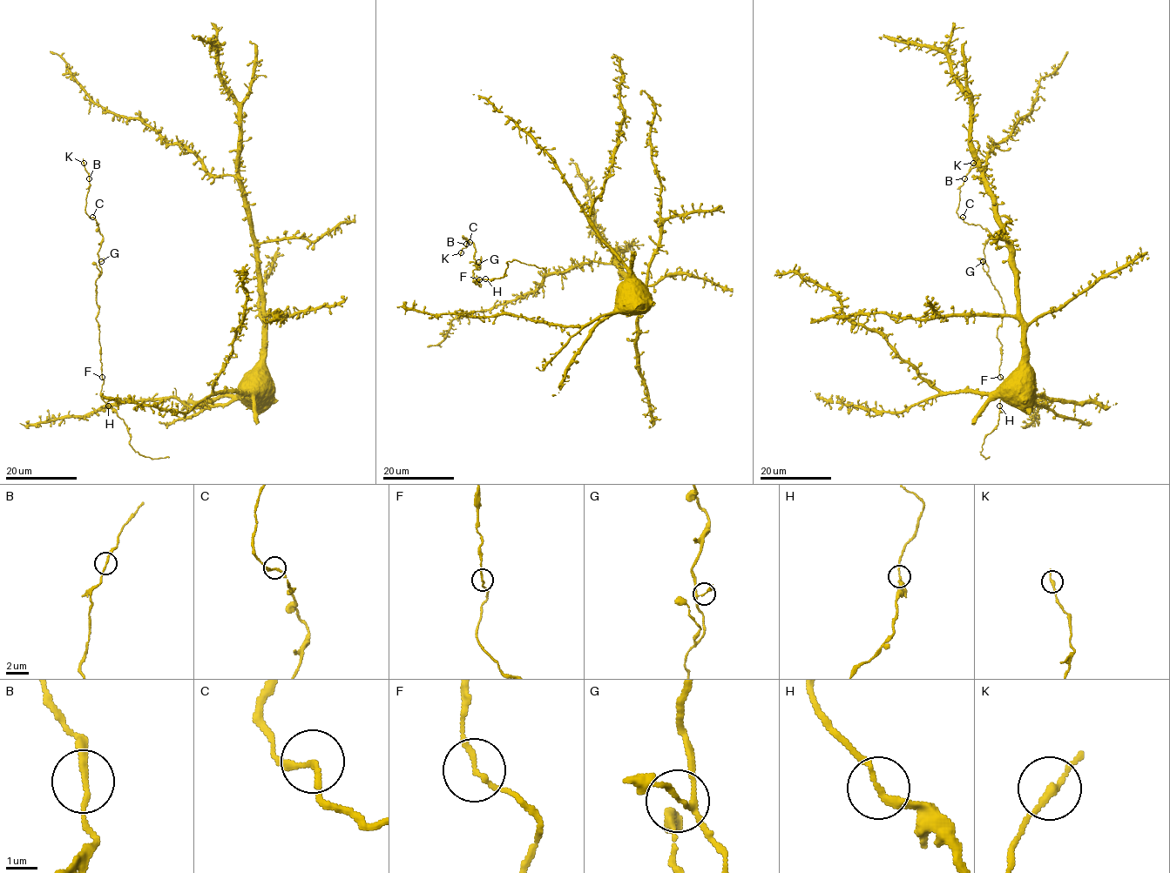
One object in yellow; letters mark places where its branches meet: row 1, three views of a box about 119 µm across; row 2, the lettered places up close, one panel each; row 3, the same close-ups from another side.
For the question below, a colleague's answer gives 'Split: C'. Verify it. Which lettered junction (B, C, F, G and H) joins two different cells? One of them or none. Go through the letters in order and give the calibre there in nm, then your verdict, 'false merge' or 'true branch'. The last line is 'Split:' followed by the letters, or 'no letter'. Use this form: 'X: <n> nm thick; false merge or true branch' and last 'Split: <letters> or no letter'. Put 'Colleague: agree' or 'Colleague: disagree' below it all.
B: 150 nm thick; true branch
C: 150 nm thick; true branch
F: 140 nm thick; true branch
G: 100 nm thick; true branch
H: 200 nm thick; true branch
Split: no letter
Colleague: disagree

